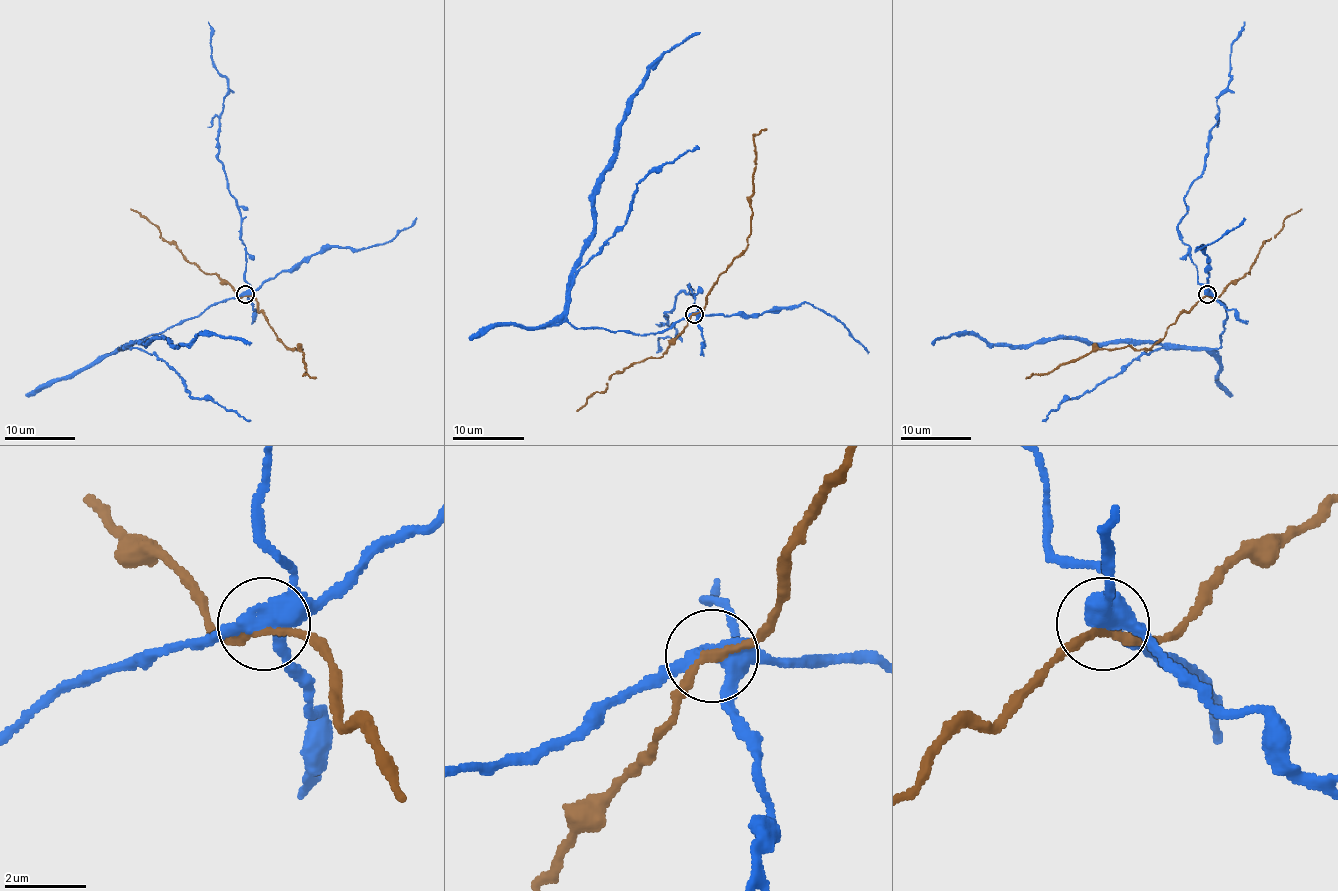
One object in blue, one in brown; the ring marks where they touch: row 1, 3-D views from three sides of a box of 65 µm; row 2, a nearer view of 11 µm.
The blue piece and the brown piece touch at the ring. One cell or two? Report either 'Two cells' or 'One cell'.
Two cells

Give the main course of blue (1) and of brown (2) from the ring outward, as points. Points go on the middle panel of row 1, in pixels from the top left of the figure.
1: (693, 314), (648, 334), (578, 329), (566, 316), (593, 187), (629, 97), (664, 52), (700, 33)
2: (693, 314), (706, 304), (709, 289), (747, 246), (756, 164), (754, 137), (767, 128)

